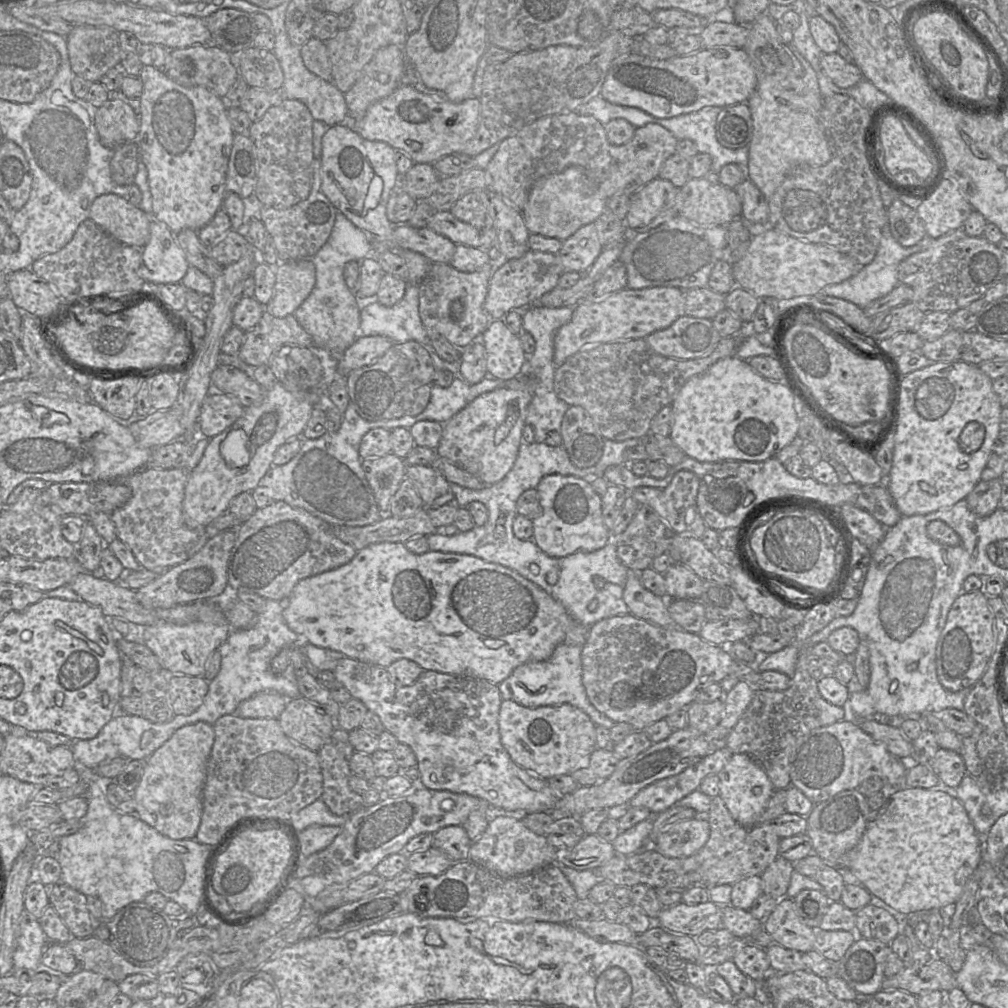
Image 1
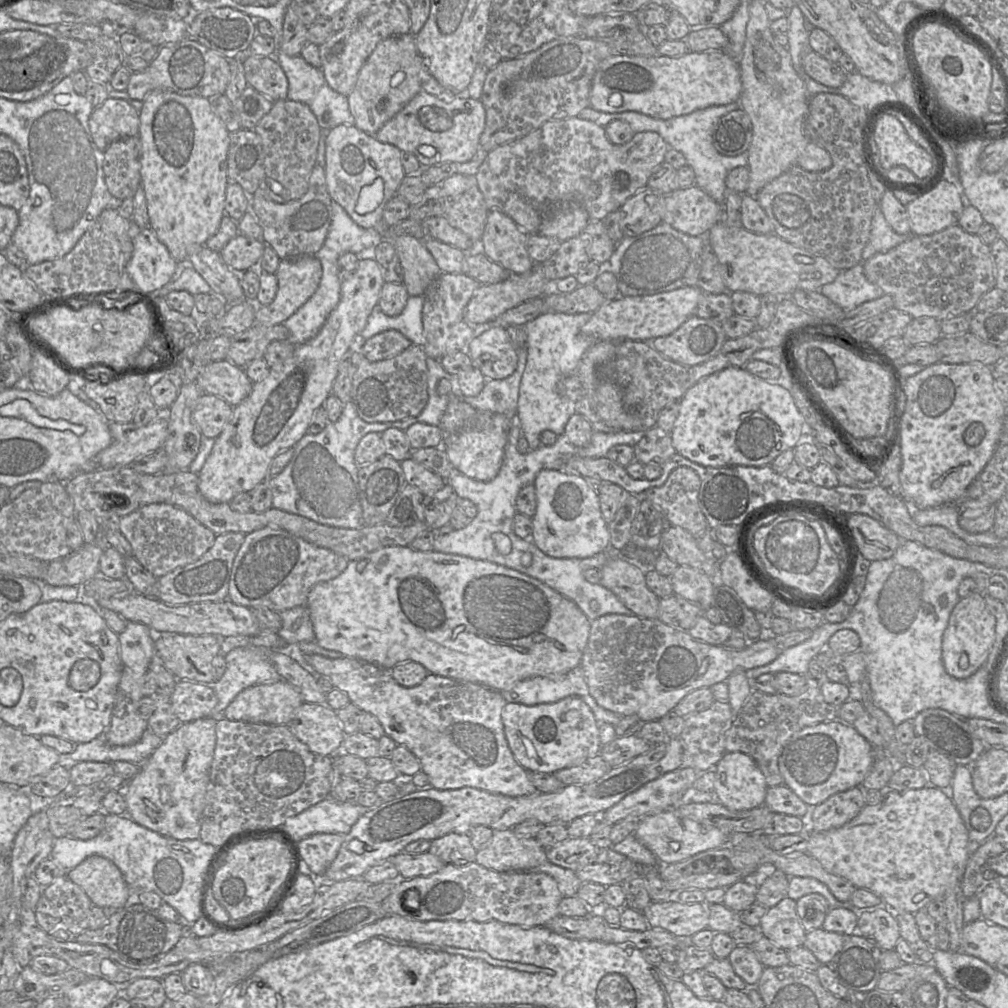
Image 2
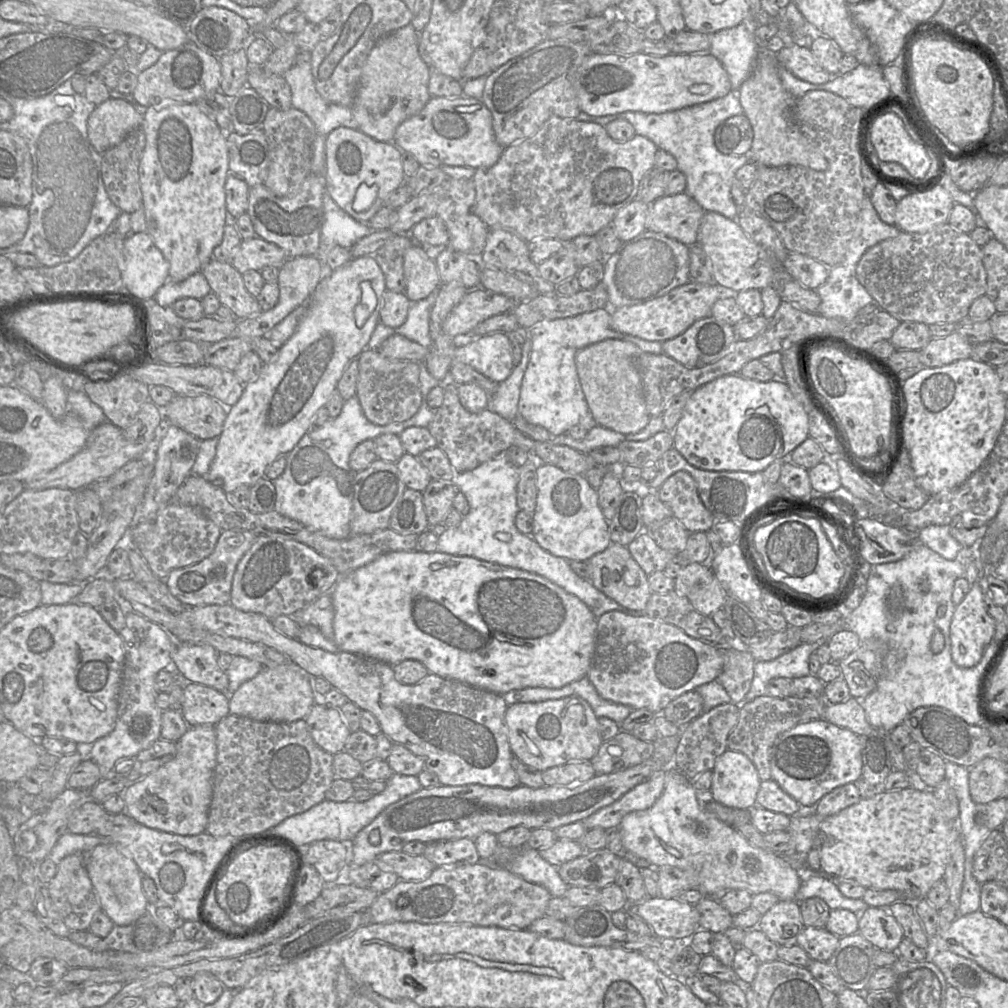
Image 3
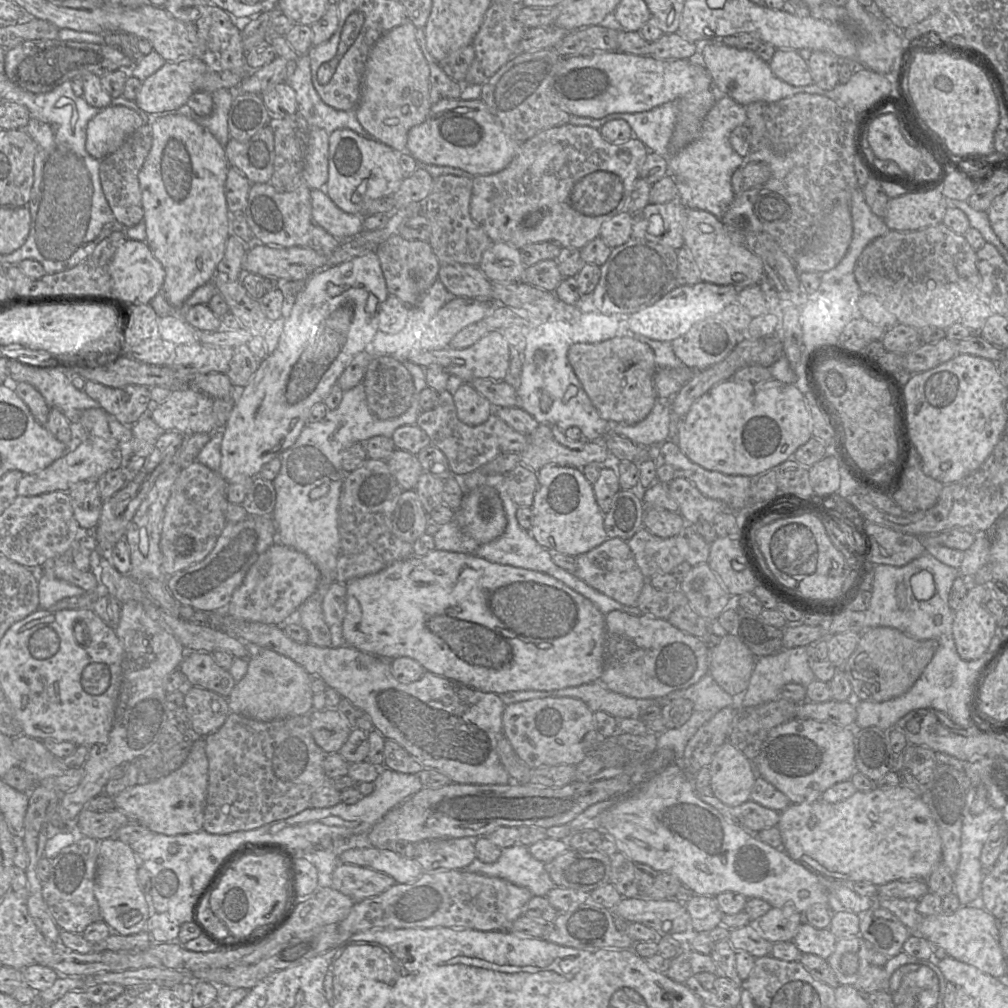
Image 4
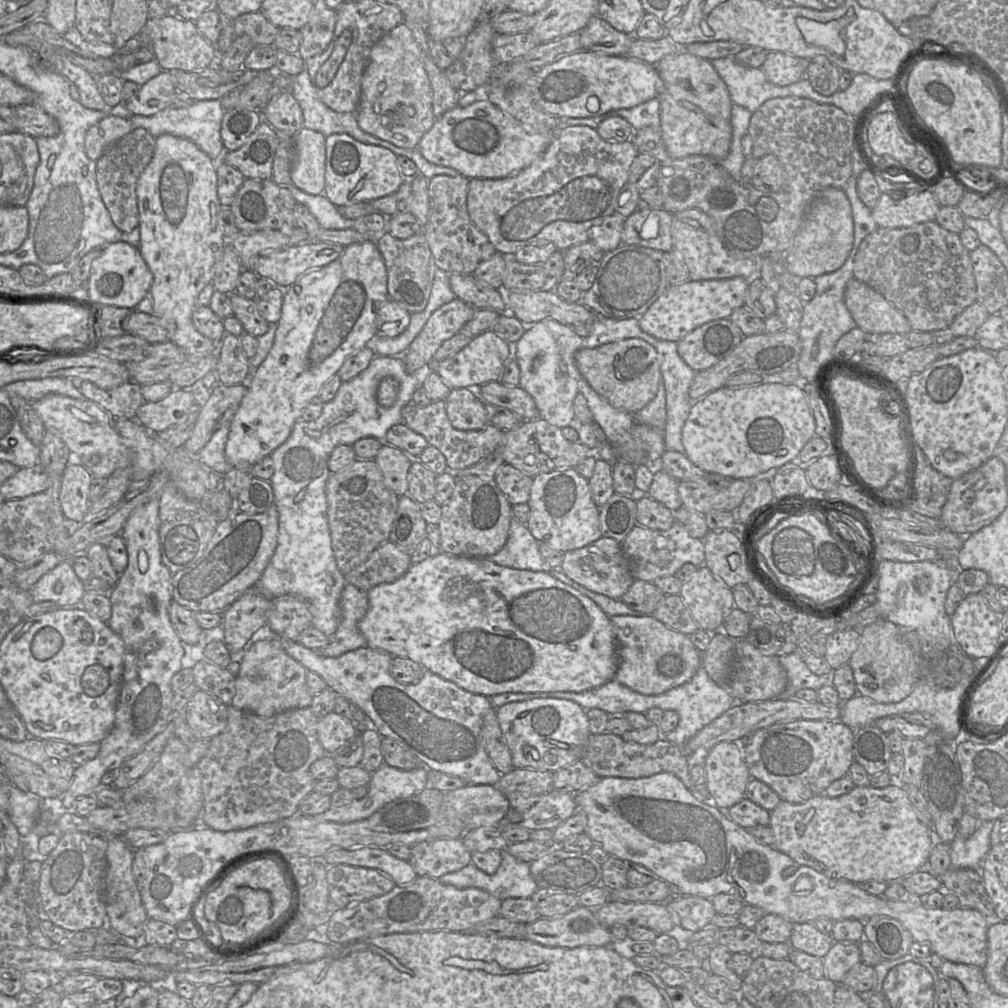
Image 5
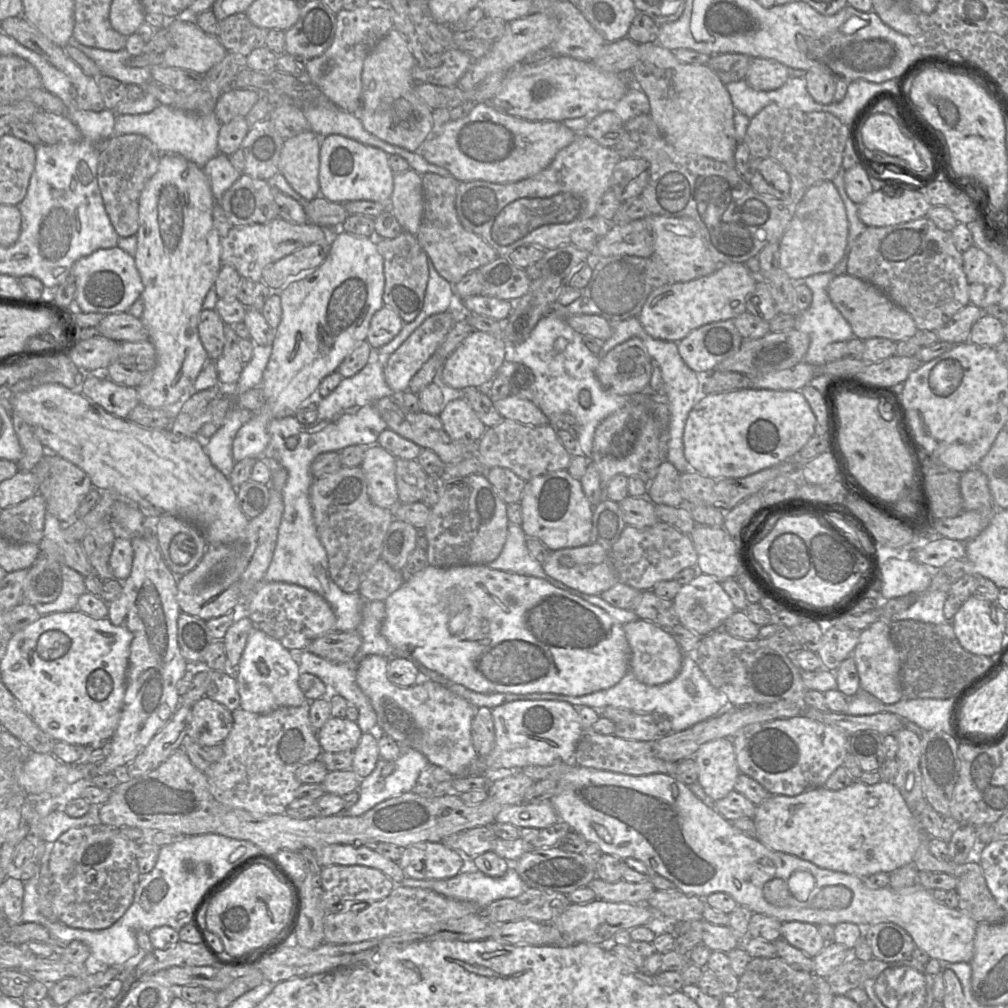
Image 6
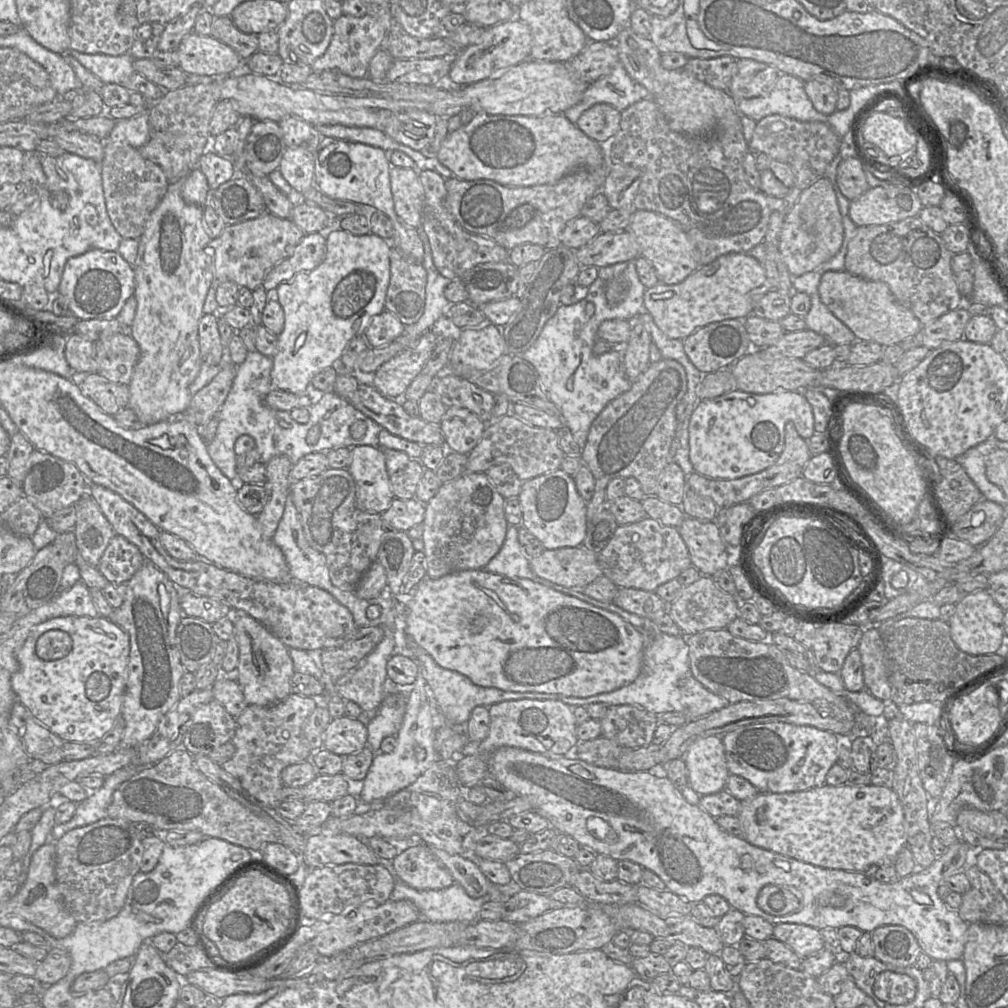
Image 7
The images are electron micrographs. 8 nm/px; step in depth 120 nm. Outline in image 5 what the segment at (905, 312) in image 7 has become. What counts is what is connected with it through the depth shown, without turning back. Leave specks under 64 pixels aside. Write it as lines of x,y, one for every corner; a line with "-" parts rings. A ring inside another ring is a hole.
856,278
848,282
844,292
844,301
857,326
869,337
885,333
907,335
912,330
907,318
882,294

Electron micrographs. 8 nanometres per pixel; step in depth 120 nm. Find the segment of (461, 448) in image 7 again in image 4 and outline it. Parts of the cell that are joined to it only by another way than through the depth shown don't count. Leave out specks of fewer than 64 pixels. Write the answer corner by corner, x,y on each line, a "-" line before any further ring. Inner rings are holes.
462,383
452,395
457,417
466,425
480,425
493,413
494,407
469,383

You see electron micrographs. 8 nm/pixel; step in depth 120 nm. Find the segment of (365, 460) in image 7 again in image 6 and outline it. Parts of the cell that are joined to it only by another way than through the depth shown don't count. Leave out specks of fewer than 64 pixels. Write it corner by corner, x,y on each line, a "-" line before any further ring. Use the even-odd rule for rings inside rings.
379,444
368,446
360,465
371,502
392,509
399,502
395,479
396,458

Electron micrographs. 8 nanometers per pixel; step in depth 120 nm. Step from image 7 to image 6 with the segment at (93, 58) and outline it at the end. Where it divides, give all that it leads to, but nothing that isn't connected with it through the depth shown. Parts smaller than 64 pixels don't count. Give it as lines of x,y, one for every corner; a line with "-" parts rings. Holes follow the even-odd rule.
73,35
69,38
68,44
93,60
101,75
114,78
124,85
135,84
141,86
151,80
151,67
139,68
127,65
130,54
125,49
109,51
87,47
79,43

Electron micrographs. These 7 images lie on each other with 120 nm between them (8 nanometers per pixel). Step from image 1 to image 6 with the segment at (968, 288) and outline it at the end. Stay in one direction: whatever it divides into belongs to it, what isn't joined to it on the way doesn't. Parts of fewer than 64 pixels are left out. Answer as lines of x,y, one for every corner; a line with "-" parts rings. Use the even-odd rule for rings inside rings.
927,216
897,225
867,227
852,246
846,273
883,291
912,316
918,330
938,330
970,303
963,252
955,246
951,232
938,228

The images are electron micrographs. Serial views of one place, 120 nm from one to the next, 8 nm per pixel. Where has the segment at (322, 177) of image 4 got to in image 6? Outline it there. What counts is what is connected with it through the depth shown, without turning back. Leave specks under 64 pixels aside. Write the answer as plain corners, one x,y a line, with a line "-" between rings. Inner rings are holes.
311,130
304,131
284,139
281,149
279,172
308,201
320,195
321,138

